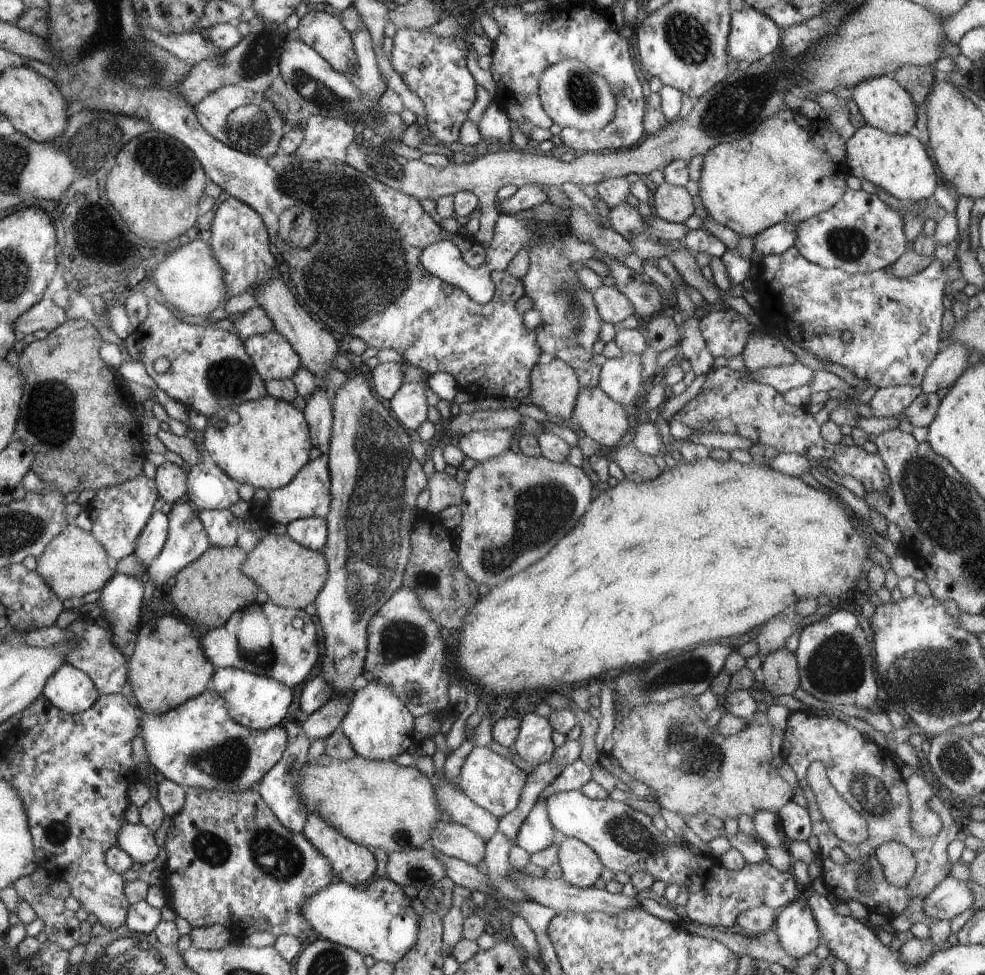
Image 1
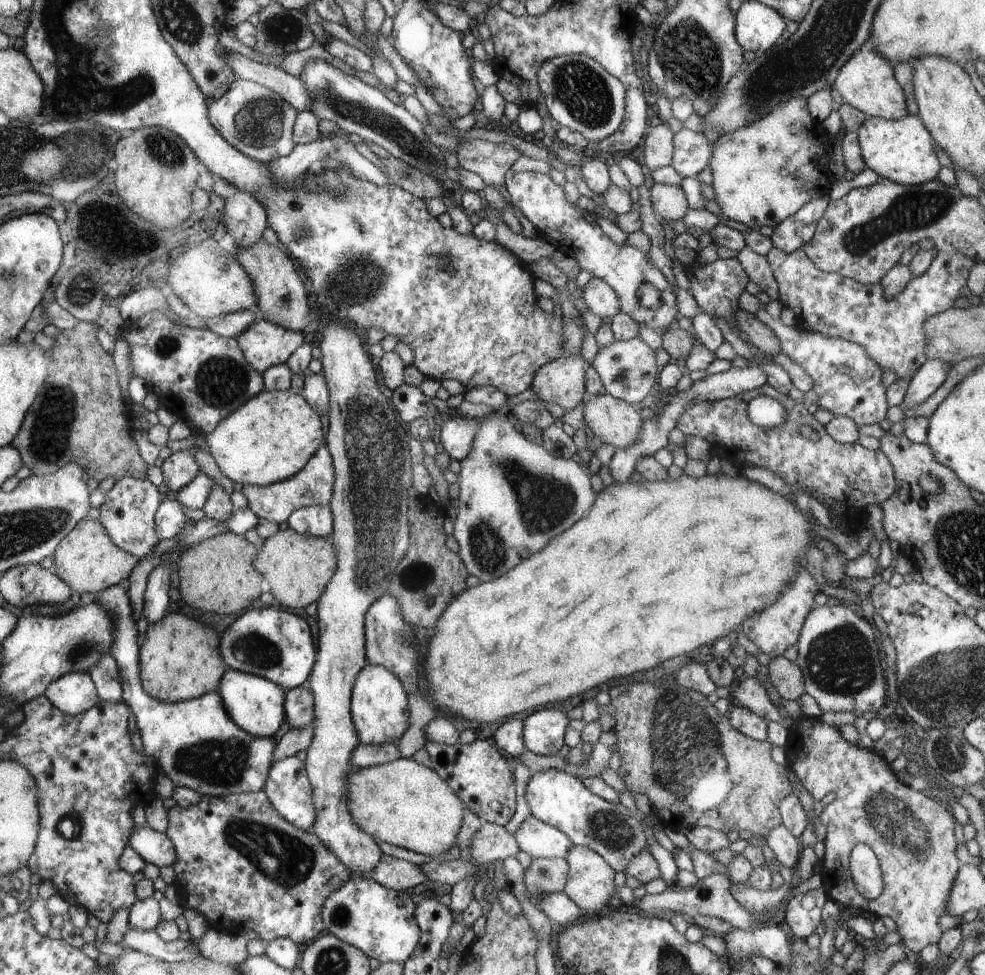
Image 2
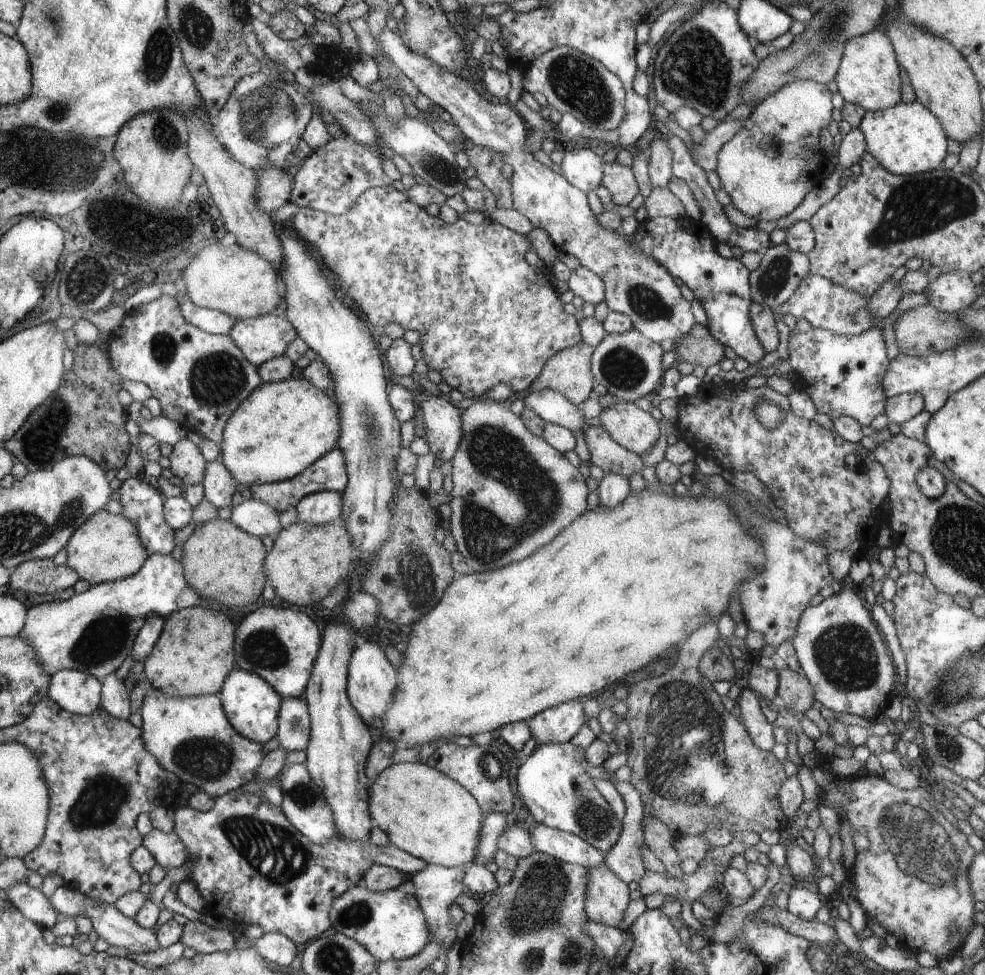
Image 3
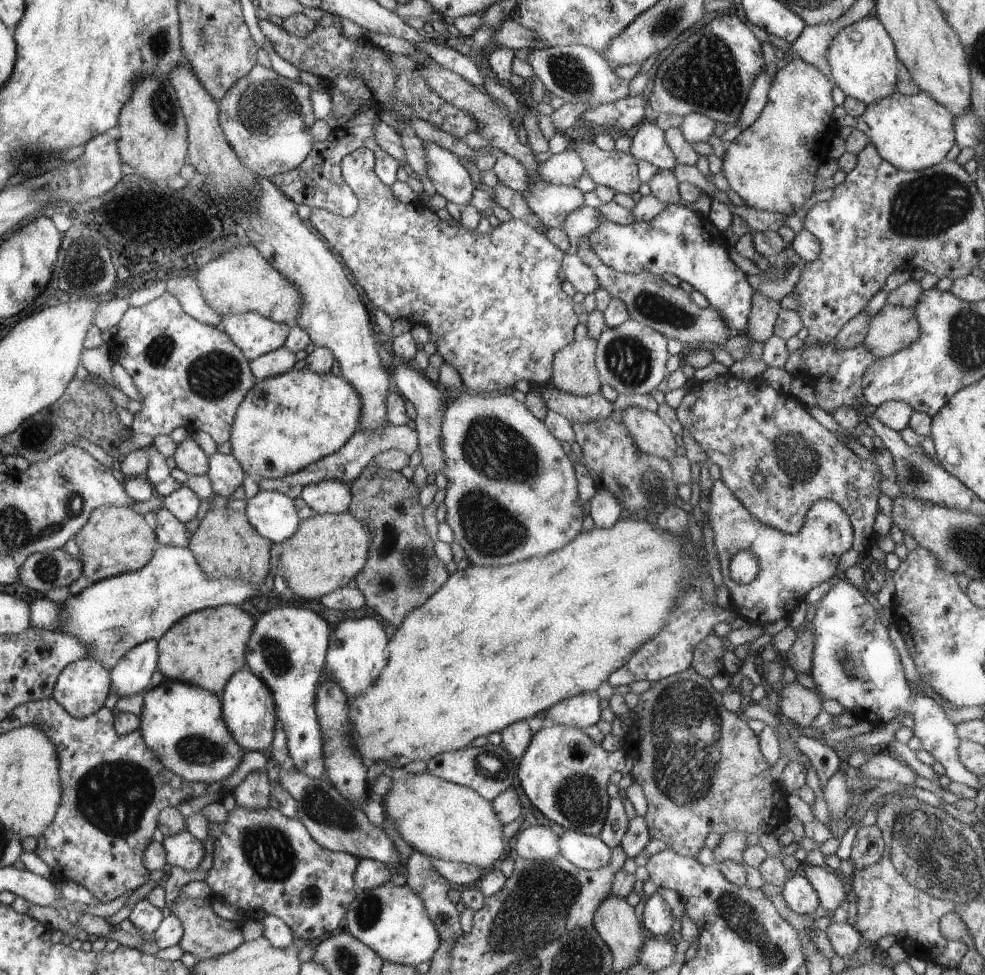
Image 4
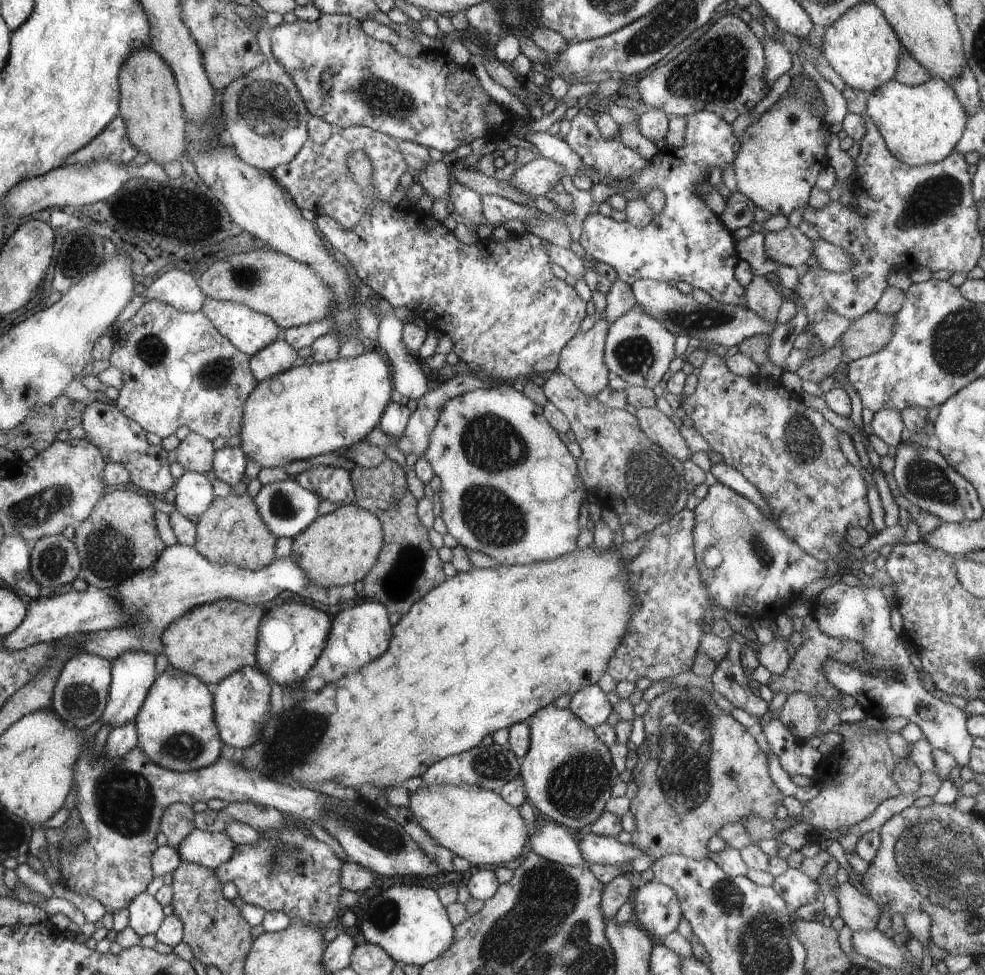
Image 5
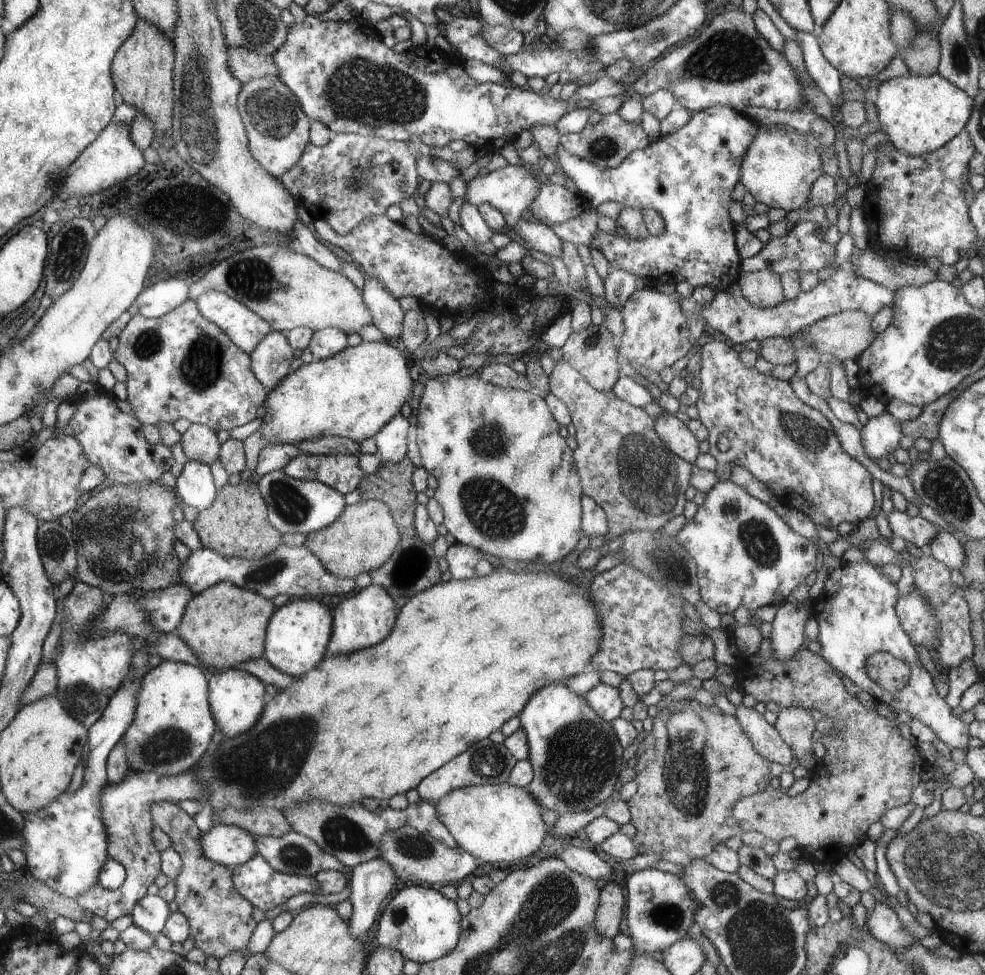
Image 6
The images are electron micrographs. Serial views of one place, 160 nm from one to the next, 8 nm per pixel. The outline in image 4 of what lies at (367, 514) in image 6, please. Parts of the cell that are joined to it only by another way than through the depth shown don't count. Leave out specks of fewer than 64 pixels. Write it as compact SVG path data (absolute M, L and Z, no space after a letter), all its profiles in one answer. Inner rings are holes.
M326 513L300 521L294 536L281 542L280 566L287 588L302 600L319 600L346 586L367 561L371 531L355 517L346 513Z

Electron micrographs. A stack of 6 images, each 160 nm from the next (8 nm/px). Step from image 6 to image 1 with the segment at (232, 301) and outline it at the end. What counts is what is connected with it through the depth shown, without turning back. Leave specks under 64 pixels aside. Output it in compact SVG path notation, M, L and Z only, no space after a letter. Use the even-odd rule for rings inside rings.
M277 331L252 336L243 343L264 382L292 379L300 370L302 364L298 352Z

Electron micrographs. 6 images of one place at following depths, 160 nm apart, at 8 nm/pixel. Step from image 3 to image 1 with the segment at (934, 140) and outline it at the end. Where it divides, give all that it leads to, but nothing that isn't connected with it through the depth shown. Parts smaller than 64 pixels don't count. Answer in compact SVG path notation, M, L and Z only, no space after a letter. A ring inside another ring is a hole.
M864 124L846 140L845 147L850 175L882 188L901 201L917 203L934 198L933 194L938 187L936 168L915 133L891 135Z

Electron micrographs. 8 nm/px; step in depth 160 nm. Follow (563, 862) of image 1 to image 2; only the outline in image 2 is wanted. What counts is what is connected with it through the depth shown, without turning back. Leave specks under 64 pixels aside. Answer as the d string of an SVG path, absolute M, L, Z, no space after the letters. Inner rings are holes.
M581 845L572 846L570 852L566 854L565 860L568 862L570 870L564 893L570 898L570 901L582 908L590 917L600 916L600 914L612 910L612 904L610 907L609 902L614 891L618 892L618 888L614 884L616 872L610 867L610 864L600 854L596 854L596 852Z

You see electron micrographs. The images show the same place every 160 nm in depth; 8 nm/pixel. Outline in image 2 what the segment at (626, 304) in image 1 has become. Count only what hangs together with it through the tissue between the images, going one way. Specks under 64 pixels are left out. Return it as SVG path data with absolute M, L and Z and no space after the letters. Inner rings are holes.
M592 277L584 284L582 298L592 314L603 318L613 318L620 313L620 300L614 290L600 278Z

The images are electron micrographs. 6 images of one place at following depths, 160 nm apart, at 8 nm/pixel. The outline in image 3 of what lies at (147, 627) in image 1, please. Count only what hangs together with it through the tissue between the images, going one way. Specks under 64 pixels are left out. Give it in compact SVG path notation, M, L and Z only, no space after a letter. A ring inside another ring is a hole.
M200 605L178 610L166 618L159 640L144 662L146 680L152 689L162 690L168 696L218 694L232 670L237 668L235 640L236 626L222 612Z

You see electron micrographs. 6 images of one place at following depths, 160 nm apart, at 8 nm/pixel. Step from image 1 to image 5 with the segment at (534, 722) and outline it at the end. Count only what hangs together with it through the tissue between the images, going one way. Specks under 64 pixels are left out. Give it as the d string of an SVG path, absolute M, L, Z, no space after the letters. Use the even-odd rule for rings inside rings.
M590 685L575 692L567 709L590 728L606 723L606 719L613 711L606 693L598 685Z

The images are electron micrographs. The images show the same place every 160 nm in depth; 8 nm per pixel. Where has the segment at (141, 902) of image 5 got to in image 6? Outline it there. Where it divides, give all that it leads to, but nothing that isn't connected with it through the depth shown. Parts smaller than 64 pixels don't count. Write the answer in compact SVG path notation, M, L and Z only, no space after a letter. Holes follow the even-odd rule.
M158 895L144 897L131 912L133 924L153 935L161 932L170 914L168 903Z

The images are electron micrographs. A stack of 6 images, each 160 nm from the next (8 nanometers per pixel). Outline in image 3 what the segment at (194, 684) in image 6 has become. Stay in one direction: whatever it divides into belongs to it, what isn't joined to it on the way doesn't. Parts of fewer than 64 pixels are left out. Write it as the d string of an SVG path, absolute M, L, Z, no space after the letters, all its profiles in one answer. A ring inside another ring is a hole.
M150 689L144 694L140 716L144 743L160 766L209 796L220 797L252 782L265 758L261 744L244 738L231 726L218 694L180 697Z

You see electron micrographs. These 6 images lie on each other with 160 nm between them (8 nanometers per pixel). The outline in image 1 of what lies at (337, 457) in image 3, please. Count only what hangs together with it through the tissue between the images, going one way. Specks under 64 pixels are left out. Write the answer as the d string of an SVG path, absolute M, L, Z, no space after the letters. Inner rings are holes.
M322 454L316 460L308 462L293 482L280 489L255 490L250 501L253 516L259 520L264 517L278 524L288 525L302 518L324 518L328 516L330 496L329 458Z

